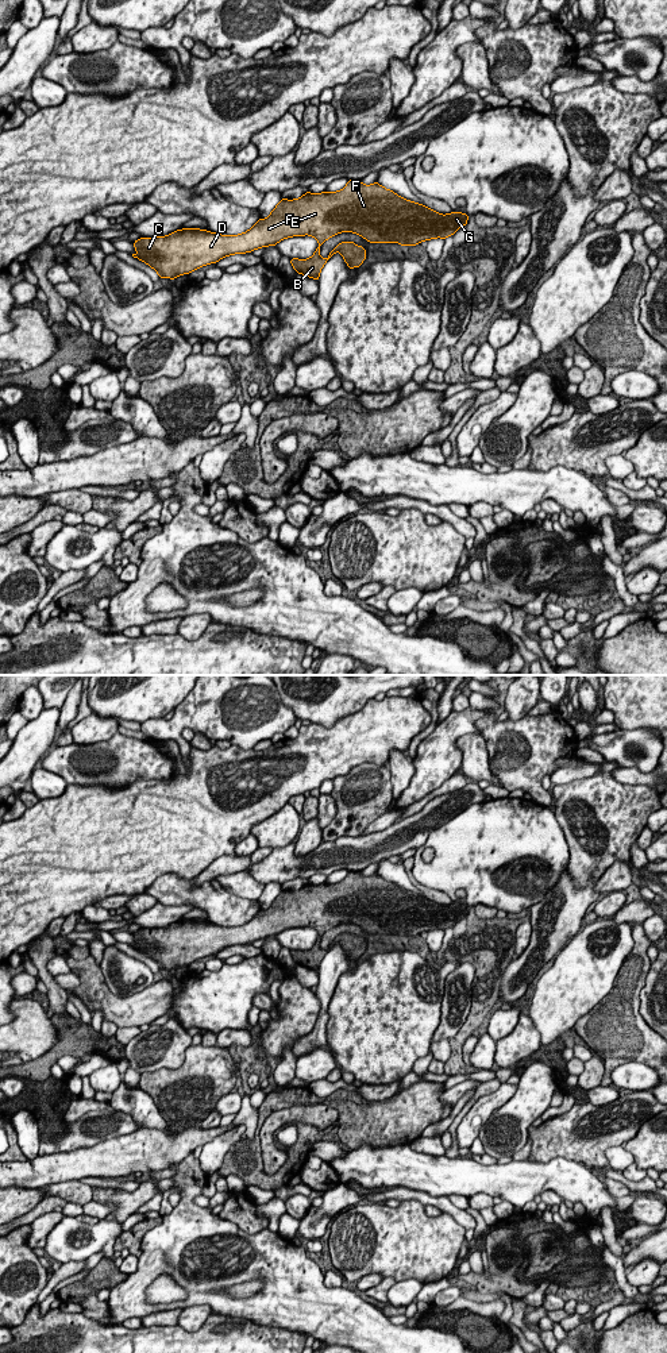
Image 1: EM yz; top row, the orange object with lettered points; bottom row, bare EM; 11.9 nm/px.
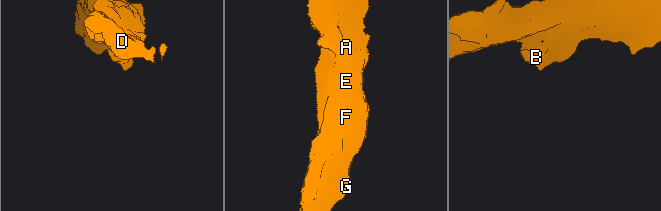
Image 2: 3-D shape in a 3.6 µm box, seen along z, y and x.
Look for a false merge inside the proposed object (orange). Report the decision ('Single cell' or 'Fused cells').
Single cell

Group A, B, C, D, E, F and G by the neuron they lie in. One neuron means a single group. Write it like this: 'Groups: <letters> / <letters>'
Groups: A B C D E F G

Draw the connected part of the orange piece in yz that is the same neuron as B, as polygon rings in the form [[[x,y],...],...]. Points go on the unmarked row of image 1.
[[[348,871],[347,876],[338,883],[306,883],[300,890],[281,890],[277,898],[266,910],[261,910],[246,924],[239,926],[220,926],[207,921],[184,920],[177,921],[166,928],[140,929],[134,933],[136,947],[150,959],[153,959],[159,970],[174,971],[182,965],[190,965],[201,957],[216,955],[217,952],[234,947],[251,944],[261,938],[275,937],[278,933],[292,929],[309,926],[316,929],[319,937],[315,945],[308,951],[292,949],[293,960],[302,967],[319,972],[320,963],[335,944],[340,944],[348,960],[359,959],[366,951],[366,941],[354,933],[342,933],[329,944],[327,949],[320,948],[323,934],[340,925],[354,924],[370,934],[400,934],[402,937],[416,937],[423,932],[454,926],[458,920],[467,916],[469,906],[462,903],[451,903],[442,906],[425,897],[405,891],[393,882],[389,882],[374,874],[365,876],[359,871]]]

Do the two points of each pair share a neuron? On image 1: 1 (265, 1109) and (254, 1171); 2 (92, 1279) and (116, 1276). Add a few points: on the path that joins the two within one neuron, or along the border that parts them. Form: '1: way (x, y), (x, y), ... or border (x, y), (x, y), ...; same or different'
1: way (259, 1124), (254, 1156); same
2: way (97, 1279), (100, 1276), (111, 1276); same

